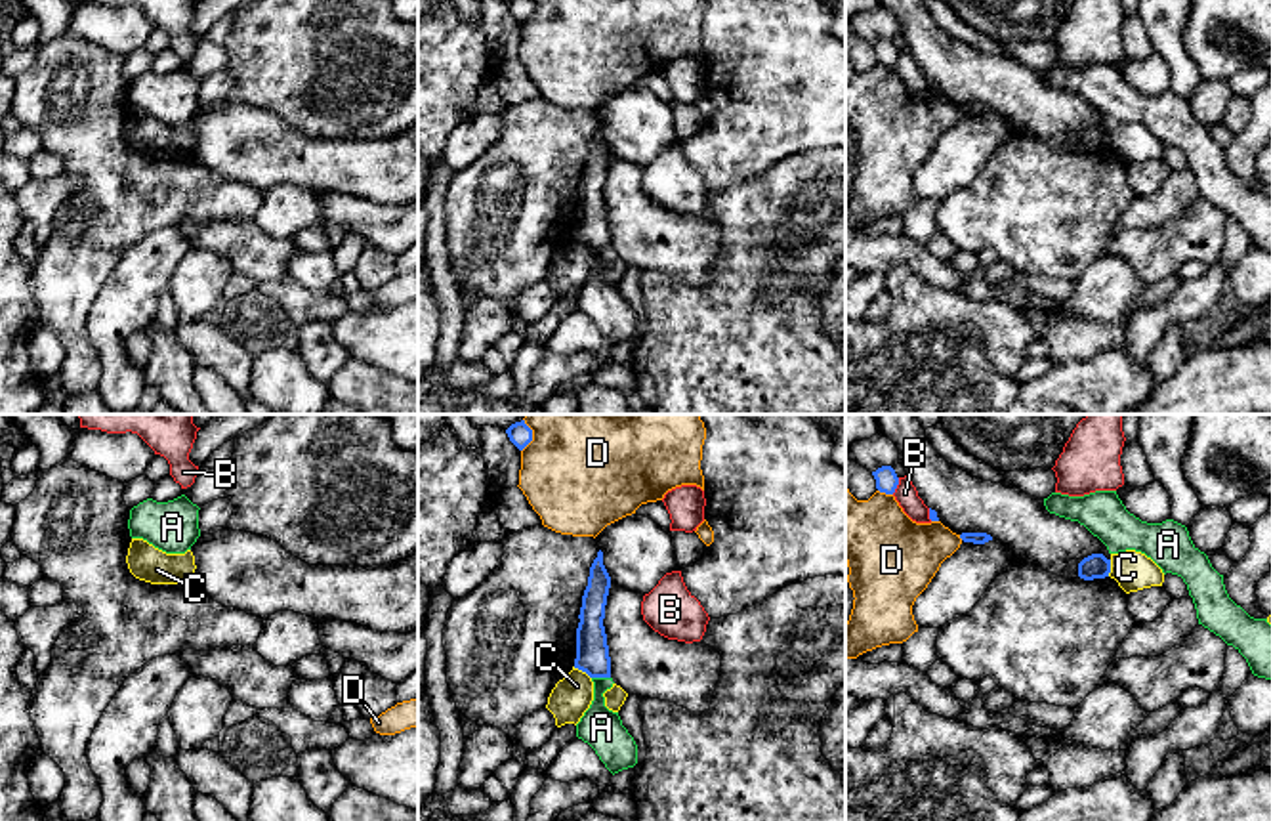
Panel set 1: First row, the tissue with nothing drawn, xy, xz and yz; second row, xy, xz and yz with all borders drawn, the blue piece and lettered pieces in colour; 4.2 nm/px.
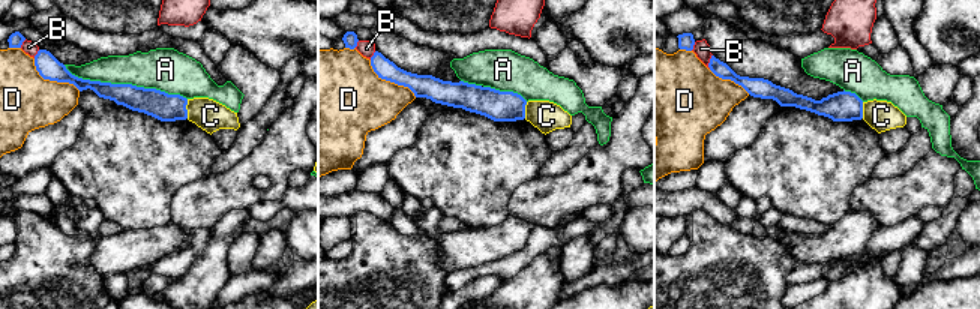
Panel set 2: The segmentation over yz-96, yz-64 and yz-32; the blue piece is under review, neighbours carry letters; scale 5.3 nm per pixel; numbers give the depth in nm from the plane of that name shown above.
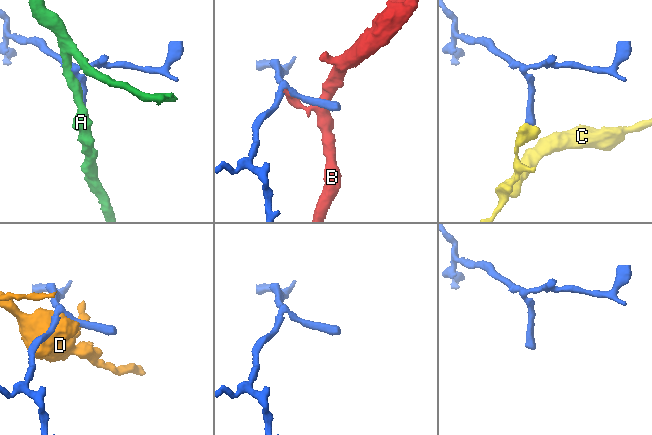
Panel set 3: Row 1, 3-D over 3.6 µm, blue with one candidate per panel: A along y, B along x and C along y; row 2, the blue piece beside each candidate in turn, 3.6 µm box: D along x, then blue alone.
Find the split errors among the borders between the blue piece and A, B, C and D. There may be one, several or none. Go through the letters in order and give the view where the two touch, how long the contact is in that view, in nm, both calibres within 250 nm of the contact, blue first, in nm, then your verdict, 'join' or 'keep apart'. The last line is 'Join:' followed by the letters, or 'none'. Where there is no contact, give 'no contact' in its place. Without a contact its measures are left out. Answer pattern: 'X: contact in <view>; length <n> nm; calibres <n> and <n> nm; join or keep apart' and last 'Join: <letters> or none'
A: contact in xz; length 80 nm; calibres 140 and 170 nm; keep apart
B: contact in yz; length 80 nm; calibres 100 and 90 nm; keep apart
C: contact in xz; length 90 nm; calibres 140 and 170 nm; keep apart
D: contact in yz; length 70 nm; calibres 100 and 340 nm; keep apart
Join: none

